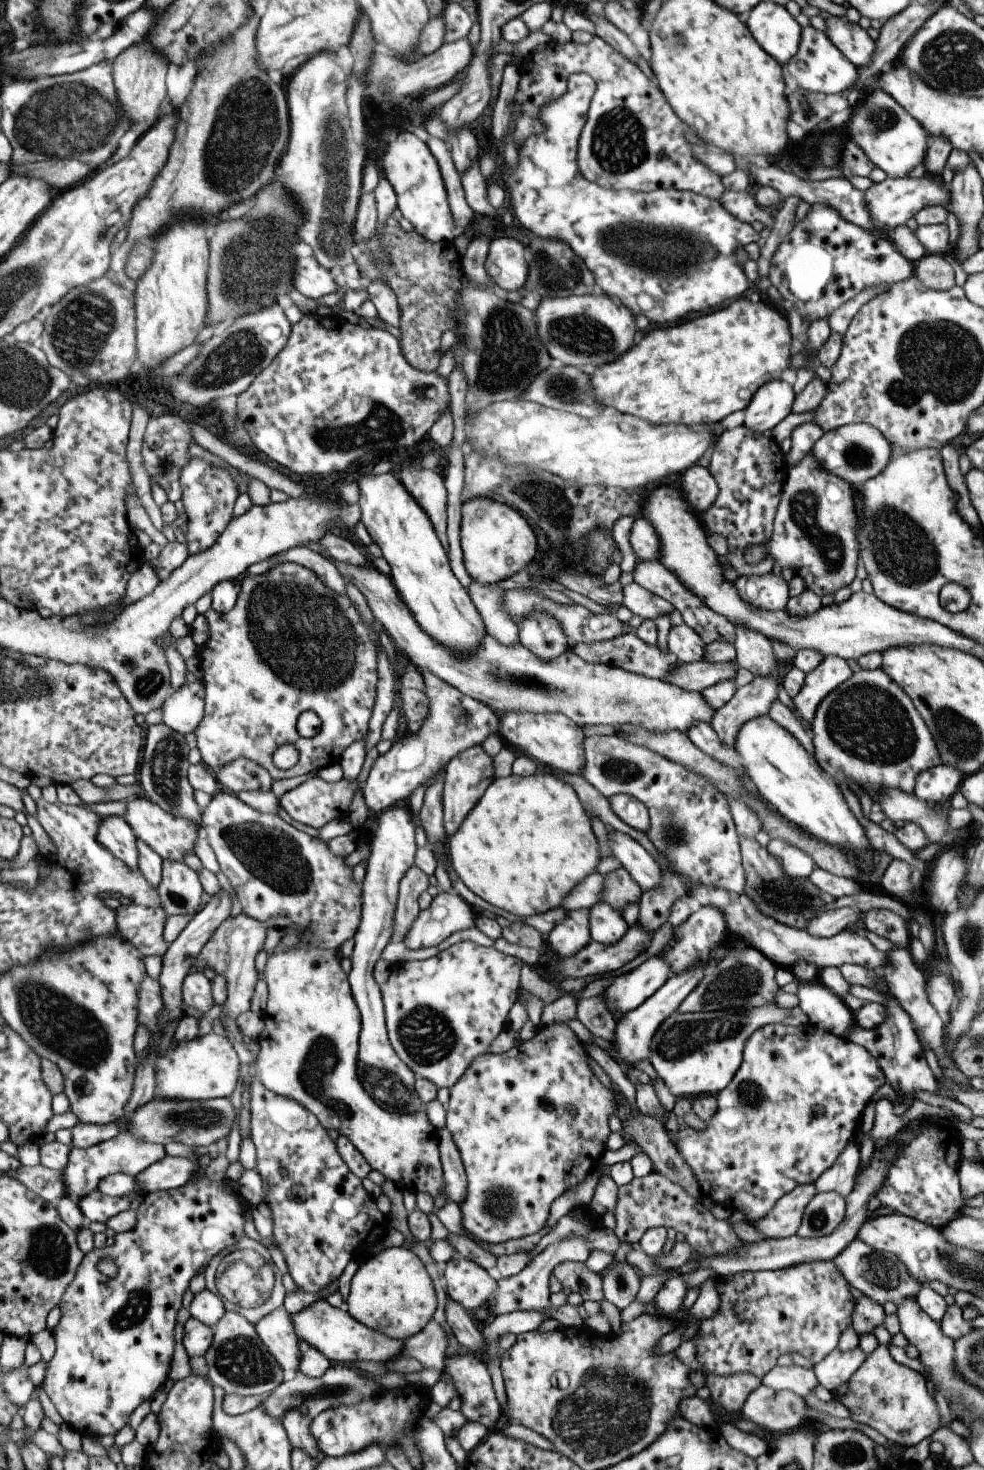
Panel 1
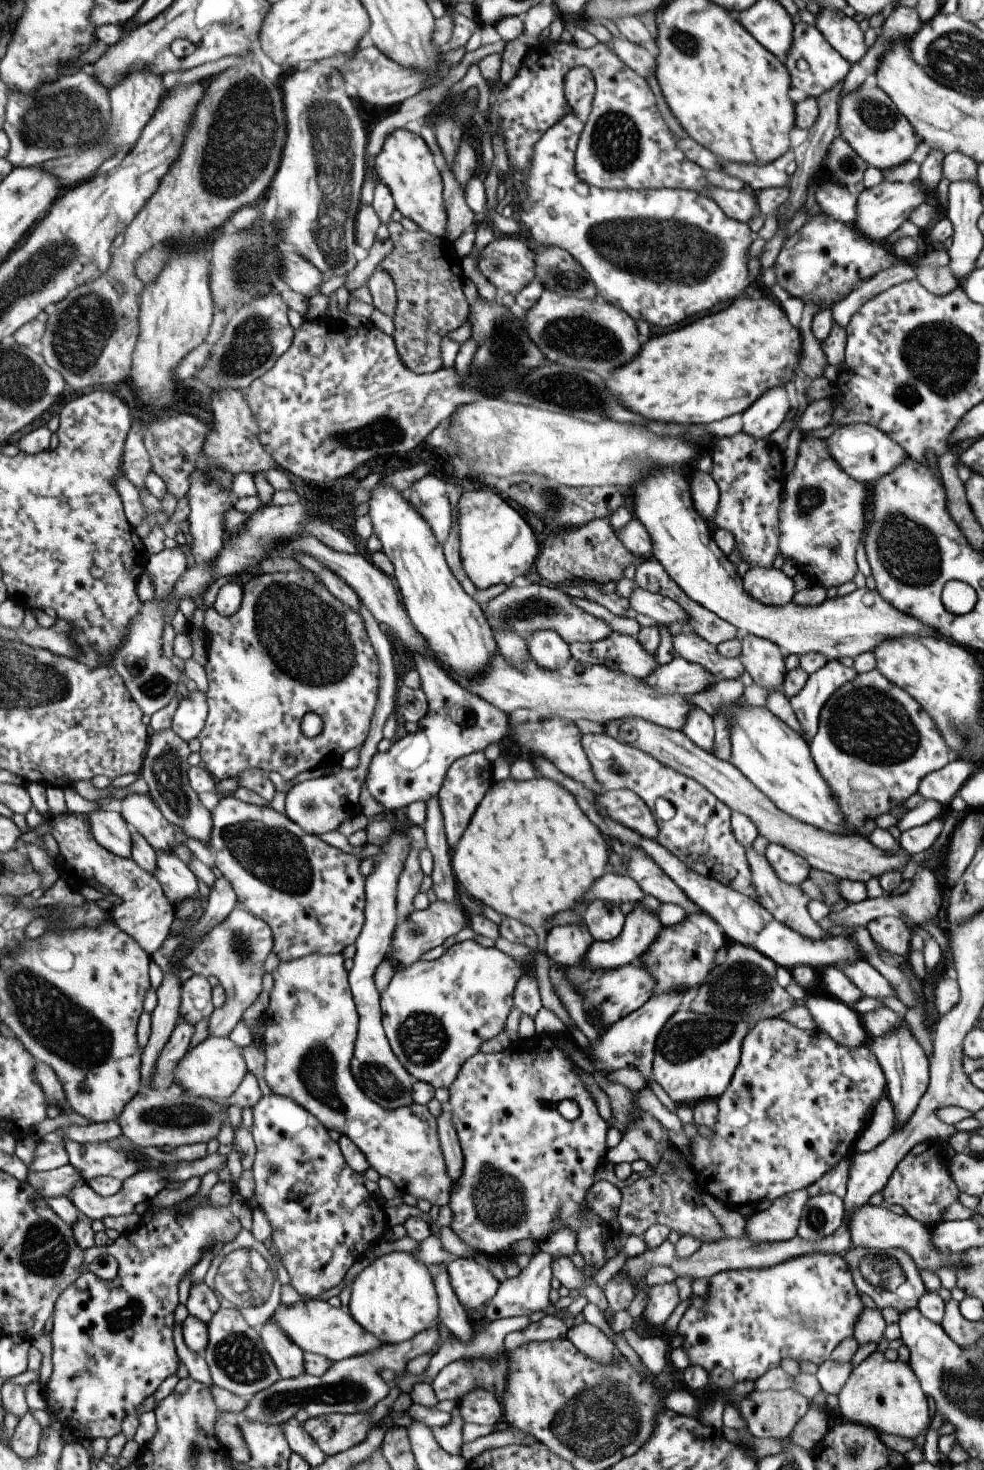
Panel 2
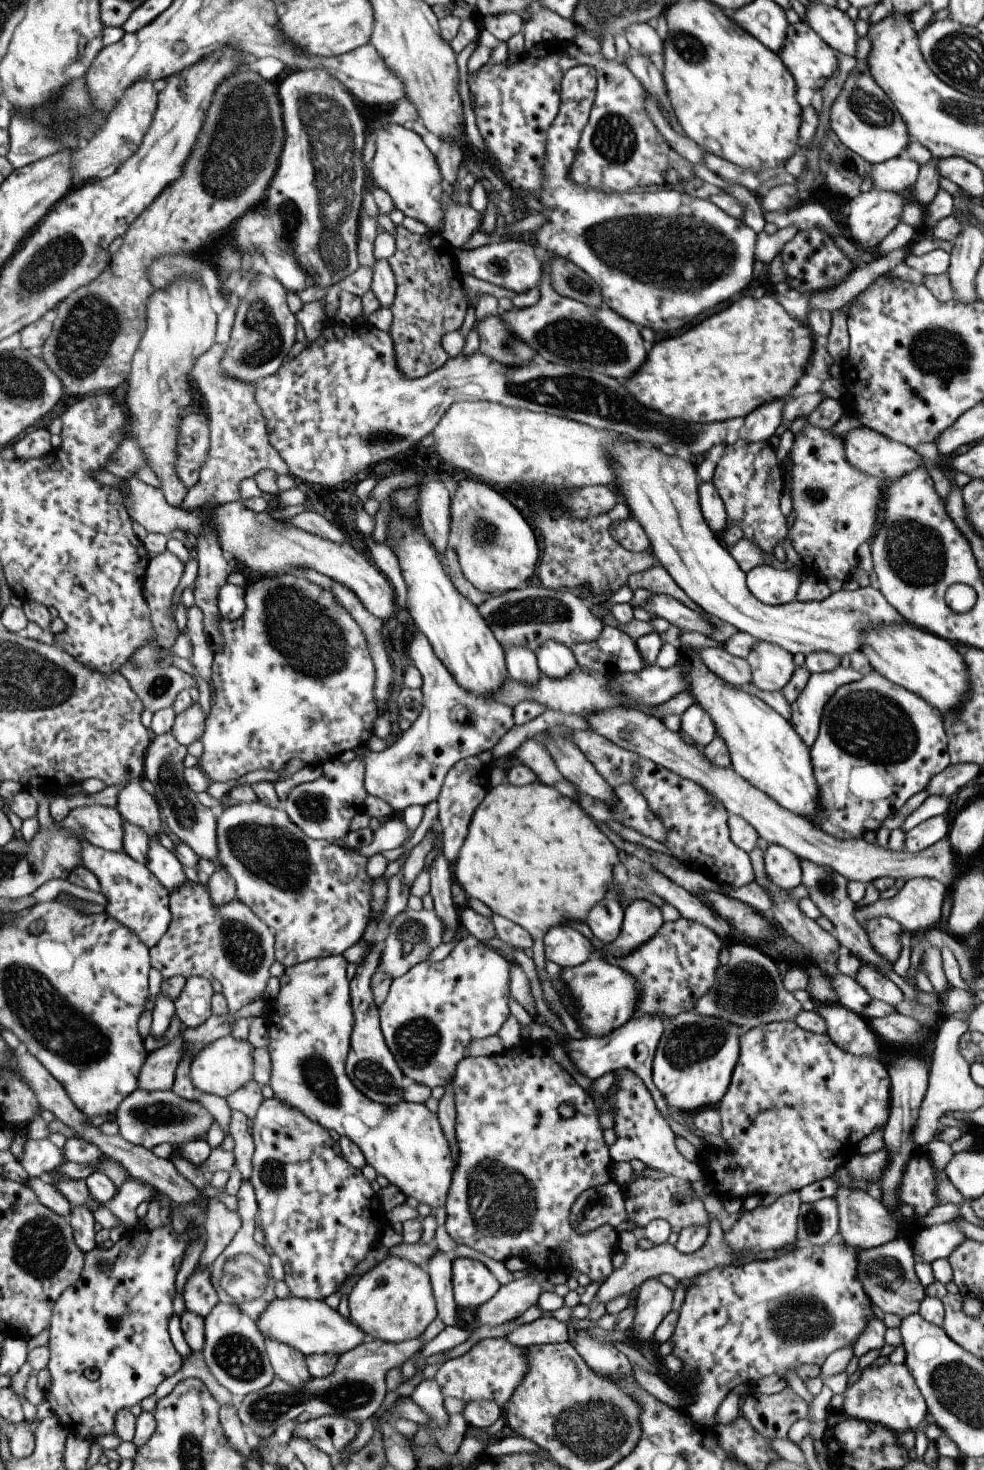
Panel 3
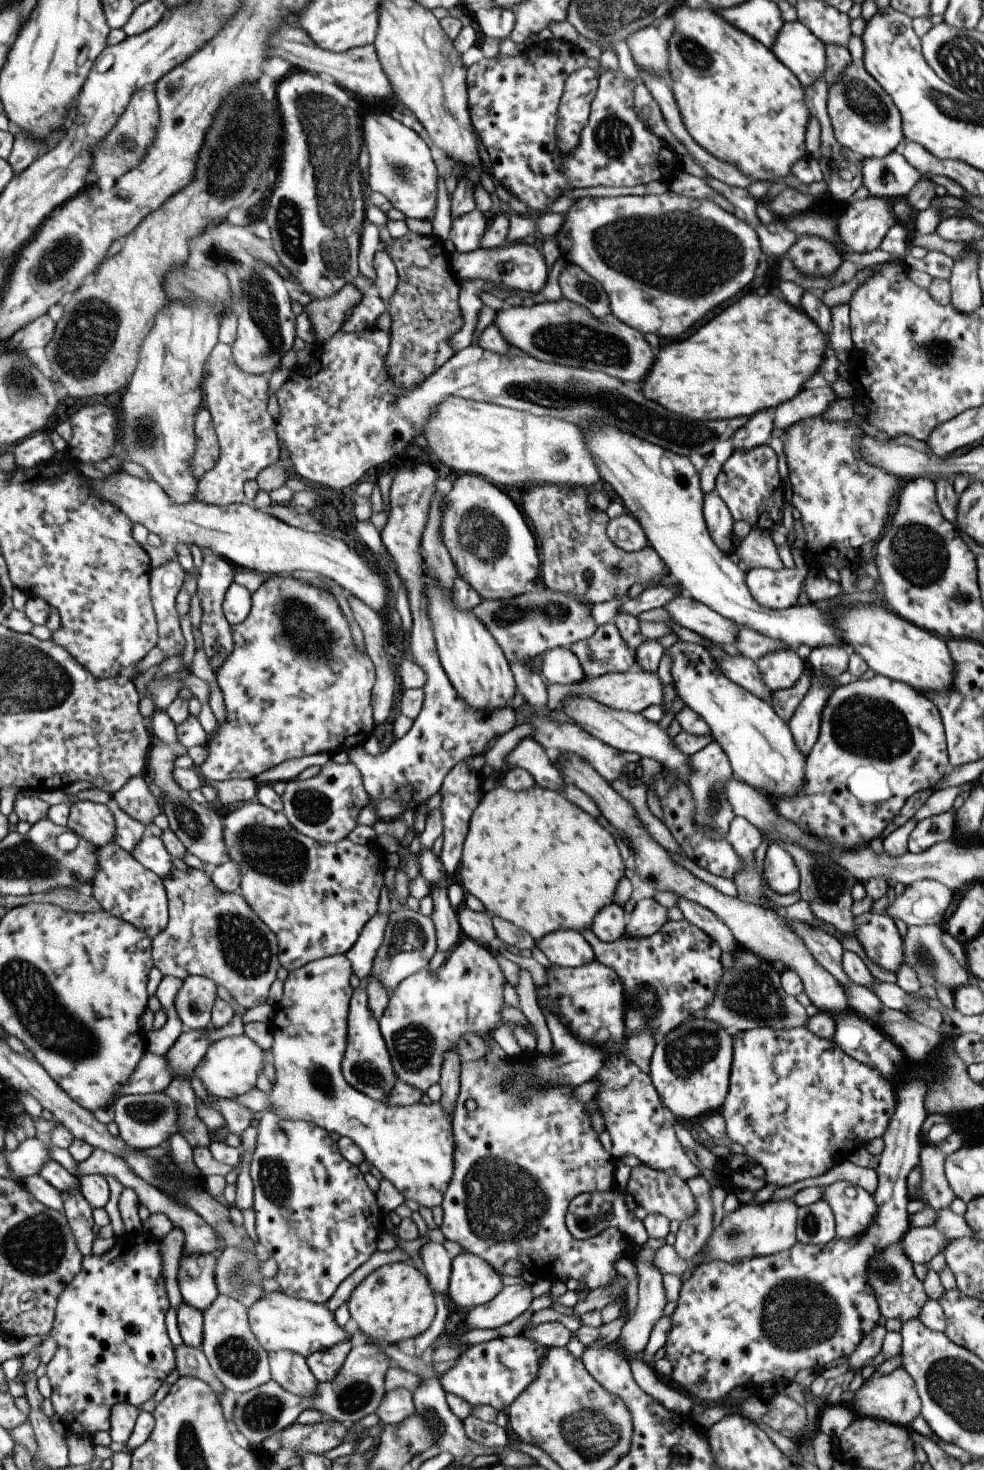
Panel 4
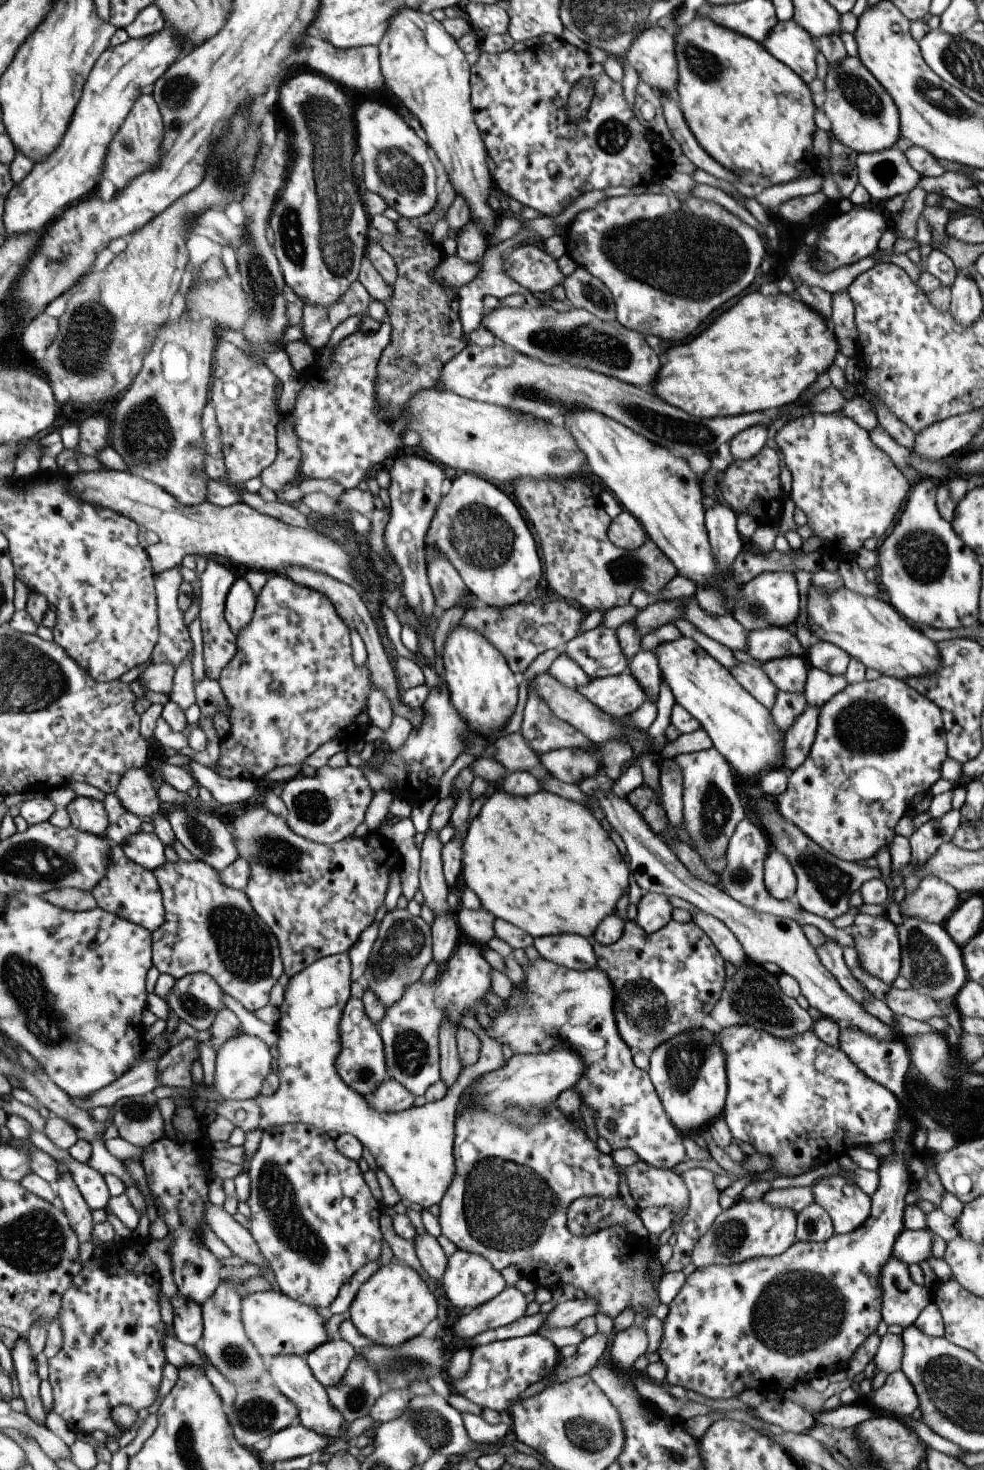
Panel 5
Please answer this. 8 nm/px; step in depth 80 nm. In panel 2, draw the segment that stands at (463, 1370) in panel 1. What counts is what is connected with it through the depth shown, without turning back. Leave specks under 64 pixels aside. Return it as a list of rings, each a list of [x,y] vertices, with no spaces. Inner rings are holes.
[[[486,1390],[471,1391],[459,1403],[464,1423],[497,1425],[504,1420],[504,1406],[494,1394]]]

